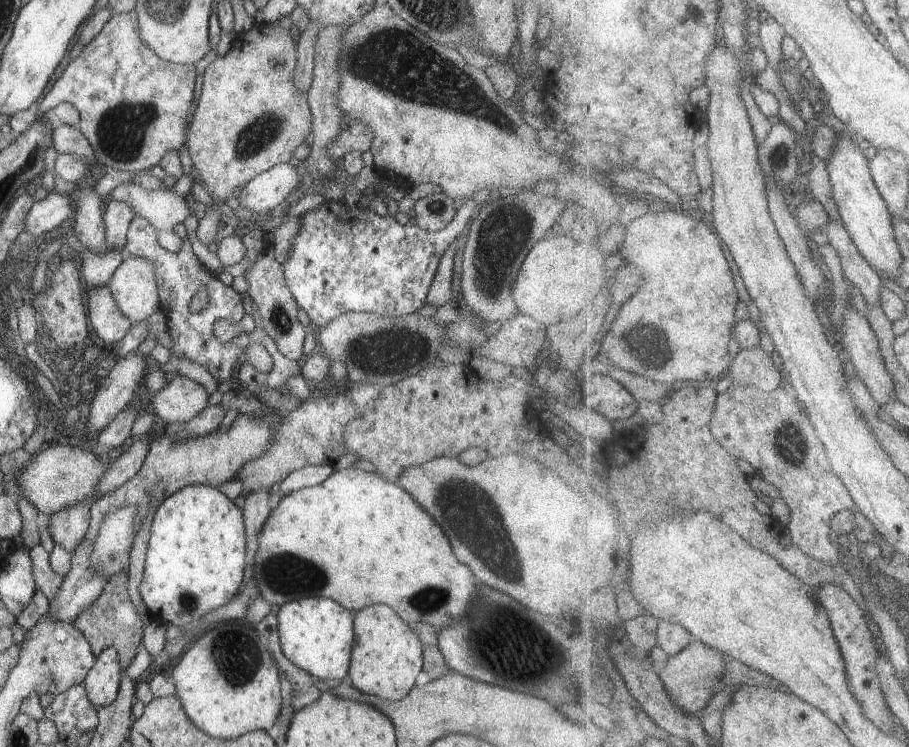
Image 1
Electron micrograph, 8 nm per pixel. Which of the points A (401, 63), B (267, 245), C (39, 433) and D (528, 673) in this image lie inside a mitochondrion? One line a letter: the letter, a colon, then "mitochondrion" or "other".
A: mitochondrion
B: other
C: other
D: other

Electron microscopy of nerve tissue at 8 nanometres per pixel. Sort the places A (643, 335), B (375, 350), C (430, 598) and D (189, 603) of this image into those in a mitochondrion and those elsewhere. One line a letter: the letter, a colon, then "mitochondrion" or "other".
A: mitochondrion
B: mitochondrion
C: mitochondrion
D: mitochondrion

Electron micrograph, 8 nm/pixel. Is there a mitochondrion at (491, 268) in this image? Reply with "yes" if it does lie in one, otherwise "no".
yes

